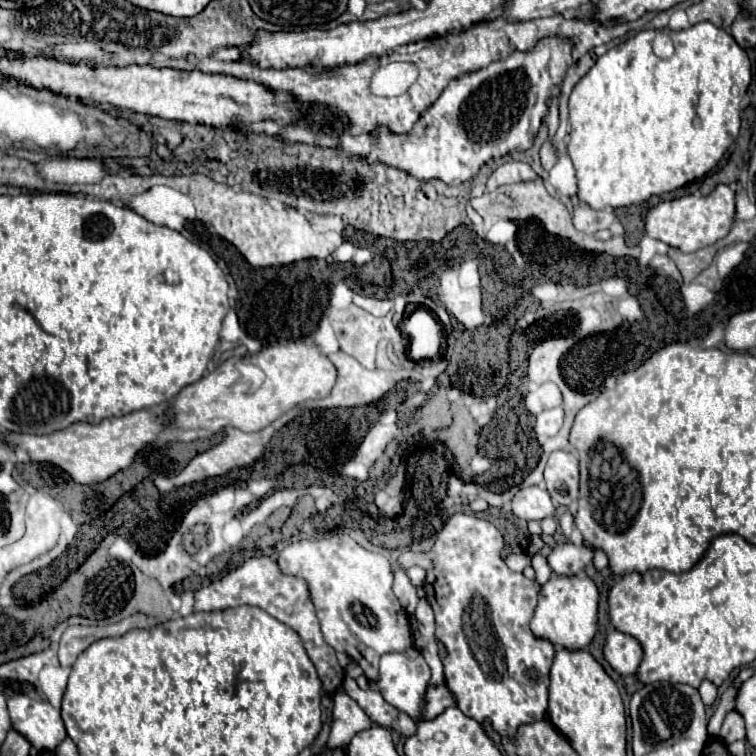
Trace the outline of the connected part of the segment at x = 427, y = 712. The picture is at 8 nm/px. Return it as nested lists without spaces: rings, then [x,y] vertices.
[[[442,684],[442,686],[430,686],[428,692],[426,692],[426,706],[424,706],[424,712],[422,712],[422,718],[426,720],[432,720],[436,718],[438,714],[442,714],[446,708],[454,706],[454,698],[452,694],[448,692],[448,688]]]

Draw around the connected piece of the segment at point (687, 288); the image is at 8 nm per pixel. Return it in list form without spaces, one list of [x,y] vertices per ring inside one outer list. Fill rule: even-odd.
[[[698,282],[682,284],[680,294],[682,294],[682,300],[690,314],[698,314],[702,308],[706,308],[714,300],[714,292],[710,292],[706,286],[702,286]]]

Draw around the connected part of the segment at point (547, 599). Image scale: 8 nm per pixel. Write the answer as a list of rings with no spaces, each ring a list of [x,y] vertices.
[[[552,576],[538,594],[538,606],[530,628],[536,638],[548,640],[554,648],[584,650],[598,630],[598,588],[586,576]]]

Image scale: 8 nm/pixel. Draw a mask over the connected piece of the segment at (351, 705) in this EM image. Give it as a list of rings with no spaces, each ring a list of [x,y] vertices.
[[[336,692],[332,712],[332,732],[326,750],[346,752],[346,746],[352,740],[352,736],[370,726],[372,720],[362,712],[362,708],[346,692]]]

